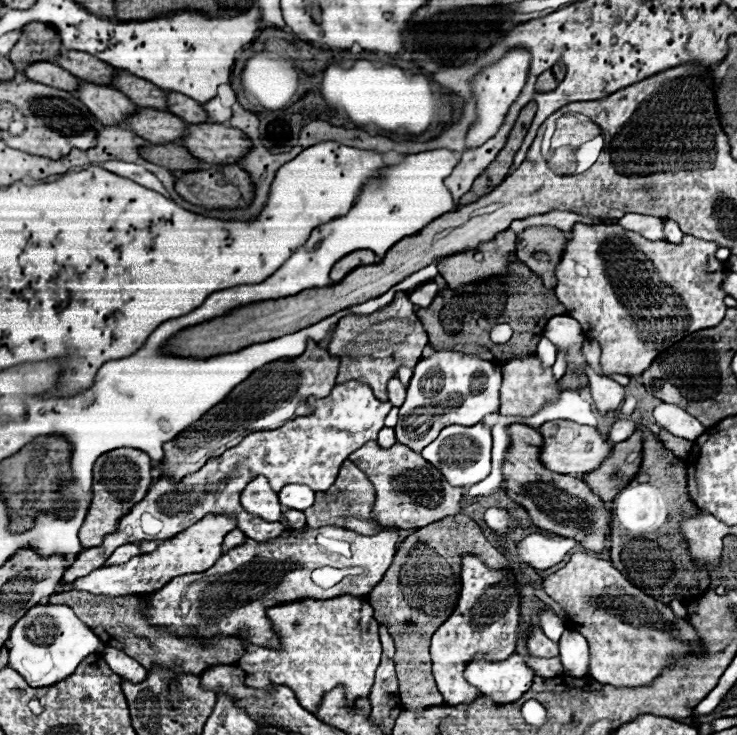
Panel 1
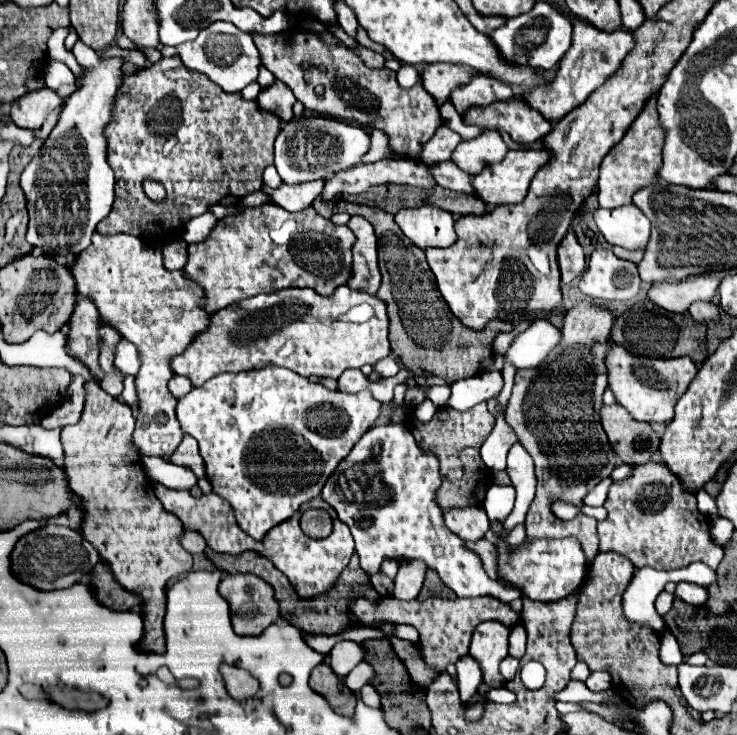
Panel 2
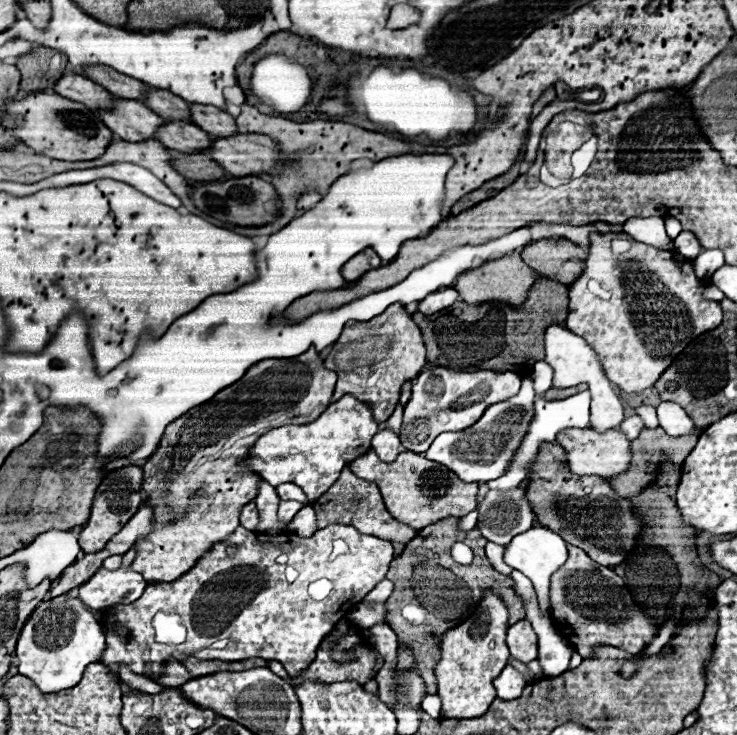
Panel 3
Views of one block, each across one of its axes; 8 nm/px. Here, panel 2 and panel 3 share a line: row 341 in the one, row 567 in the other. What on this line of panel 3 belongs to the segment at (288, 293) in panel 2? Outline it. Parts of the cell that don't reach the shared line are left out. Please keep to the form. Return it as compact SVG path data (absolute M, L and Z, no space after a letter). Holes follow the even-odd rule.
M330 524L326 528L316 530L310 538L302 538L294 532L282 532L278 536L248 532L238 526L230 538L214 544L210 554L204 554L194 568L190 568L182 578L166 584L148 584L142 598L132 602L130 606L116 606L112 624L124 626L132 638L120 638L114 630L106 628L106 650L100 658L102 664L110 668L112 674L118 676L118 664L128 664L136 674L146 674L154 678L158 674L158 666L168 660L182 660L186 656L194 656L198 660L244 660L244 658L264 658L278 660L286 668L290 676L298 676L308 662L316 656L318 644L332 632L338 618L344 616L344 604L358 604L378 582L384 580L388 566L394 558L392 542L360 534L352 526ZM284 554L284 566L292 566L298 572L294 582L284 582L284 570L280 566L280 556ZM164 610L166 614L178 614L180 622L186 628L186 638L180 644L172 642L156 642L152 620Z

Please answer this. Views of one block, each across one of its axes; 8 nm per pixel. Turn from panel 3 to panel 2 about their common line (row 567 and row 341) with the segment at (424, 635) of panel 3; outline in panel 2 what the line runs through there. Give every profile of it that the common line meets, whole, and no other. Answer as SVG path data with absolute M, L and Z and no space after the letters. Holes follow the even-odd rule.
M382 212L382 216L368 216L374 232L378 236L378 256L382 286L378 298L388 306L390 316L390 344L392 352L400 356L404 366L414 372L418 384L454 384L456 380L470 378L478 372L480 360L492 354L492 340L498 332L512 330L510 322L492 320L482 332L472 332L464 324L458 324L458 318L450 312L448 304L442 300L442 294L436 288L434 274L428 268L424 250L414 246L394 222L394 216ZM450 332L456 332L450 336ZM462 344L468 344L466 350L460 350Z

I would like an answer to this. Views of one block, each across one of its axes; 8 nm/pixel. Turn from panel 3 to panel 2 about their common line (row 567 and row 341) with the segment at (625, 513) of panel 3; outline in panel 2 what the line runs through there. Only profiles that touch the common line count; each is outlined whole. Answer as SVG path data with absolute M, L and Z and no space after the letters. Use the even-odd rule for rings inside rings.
M606 342L606 370L608 370L608 388L614 392L618 404L622 404L632 418L642 422L668 424L674 418L674 404L686 392L688 384L696 376L696 366L690 358L646 358L636 356L620 344Z

